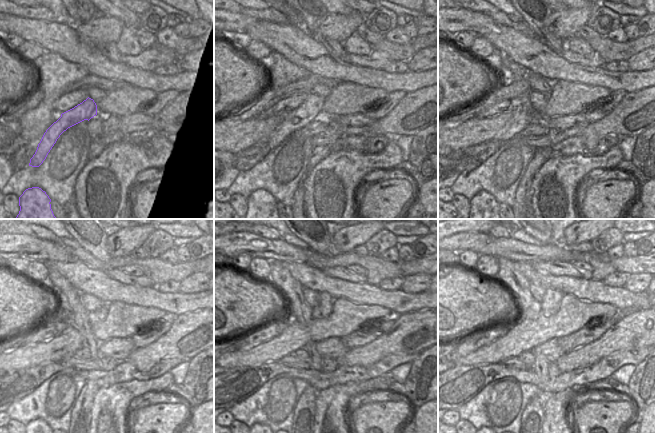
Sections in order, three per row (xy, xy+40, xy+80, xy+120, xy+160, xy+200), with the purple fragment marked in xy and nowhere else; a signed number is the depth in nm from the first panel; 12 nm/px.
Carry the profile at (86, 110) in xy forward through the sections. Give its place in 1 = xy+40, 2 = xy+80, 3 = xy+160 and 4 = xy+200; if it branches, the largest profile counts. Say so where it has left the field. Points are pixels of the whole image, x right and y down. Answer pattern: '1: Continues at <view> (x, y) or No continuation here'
1: Continues at xy+40 (306, 113)
2: Continues at xy+80 (525, 115)
3: Continues at xy+160 (323, 310)
4: Continues at xy+200 (551, 299)

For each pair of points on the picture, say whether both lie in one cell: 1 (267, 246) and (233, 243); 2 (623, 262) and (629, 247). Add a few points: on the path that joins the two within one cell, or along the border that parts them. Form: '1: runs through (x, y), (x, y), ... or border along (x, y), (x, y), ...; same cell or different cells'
1: runs through (259, 246), (241, 243); same cell
2: border along (623, 255), (636, 256); different cells

